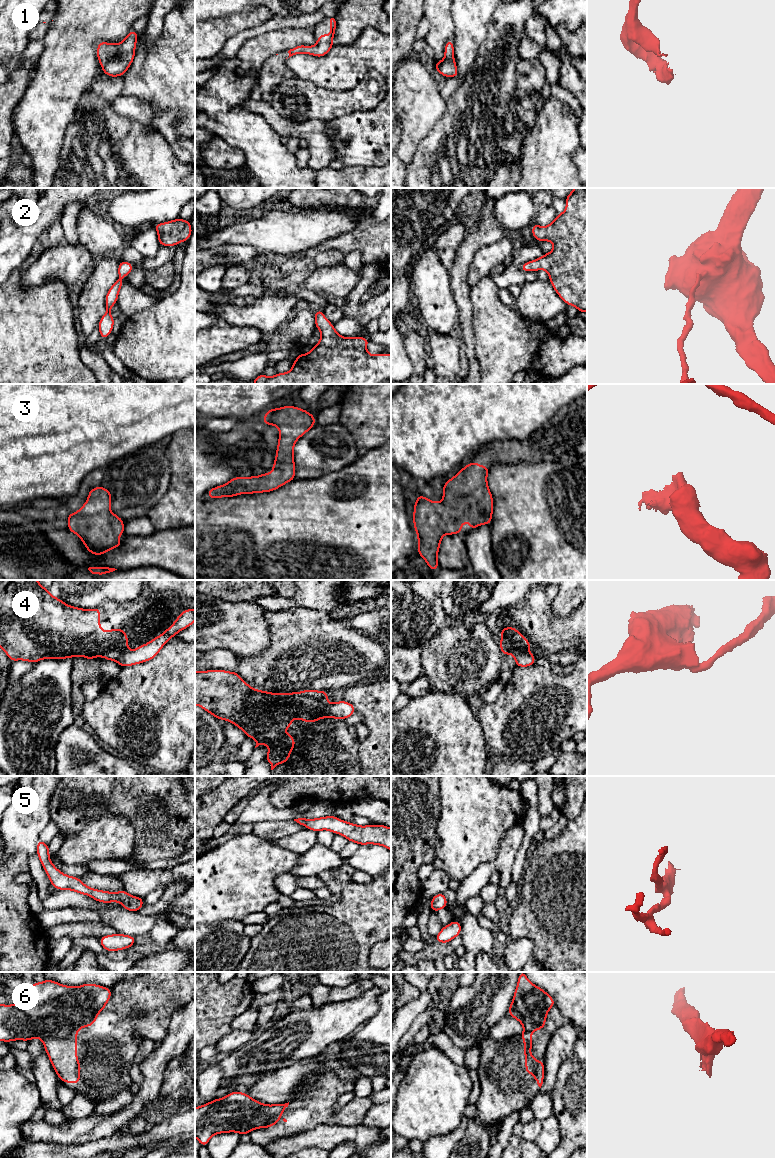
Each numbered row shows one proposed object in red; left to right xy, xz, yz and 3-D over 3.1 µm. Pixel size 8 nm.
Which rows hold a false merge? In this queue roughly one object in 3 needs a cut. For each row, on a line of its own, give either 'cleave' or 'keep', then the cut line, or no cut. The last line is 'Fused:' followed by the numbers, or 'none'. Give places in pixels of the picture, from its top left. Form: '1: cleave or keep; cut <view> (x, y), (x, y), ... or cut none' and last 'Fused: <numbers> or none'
1: keep; cut none
2: keep; cut none
3: keep; cut none
4: cleave; cut xz (324, 703), (319, 709), (318, 717), (315, 720)
5: keep; cut none
6: cleave; cut xy (104, 1005), (66, 1036), (43, 1040)
Fused: 4, 6

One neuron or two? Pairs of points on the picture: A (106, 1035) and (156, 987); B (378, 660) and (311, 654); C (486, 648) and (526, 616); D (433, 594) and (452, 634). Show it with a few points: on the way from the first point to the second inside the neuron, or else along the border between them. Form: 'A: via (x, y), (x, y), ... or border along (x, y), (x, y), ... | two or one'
A: via (119, 1022), (143, 997) | one
B: via (361, 659), (328, 655) | one
C: border along (499, 646), (504, 655) | two
D: border along (447, 622), (430, 638) | two

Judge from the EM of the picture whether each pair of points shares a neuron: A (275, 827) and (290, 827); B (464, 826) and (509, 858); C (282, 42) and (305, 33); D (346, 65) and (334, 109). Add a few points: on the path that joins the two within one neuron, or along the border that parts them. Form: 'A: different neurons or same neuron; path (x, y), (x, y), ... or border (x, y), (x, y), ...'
A: same neuron; path (279, 827), (286, 827)
B: different neurons; border (509, 829), (500, 842), (497, 856), (480, 865)
C: same neuron; path (288, 38), (299, 36)
D: different neurons; border (360, 81), (341, 91), (317, 86)

